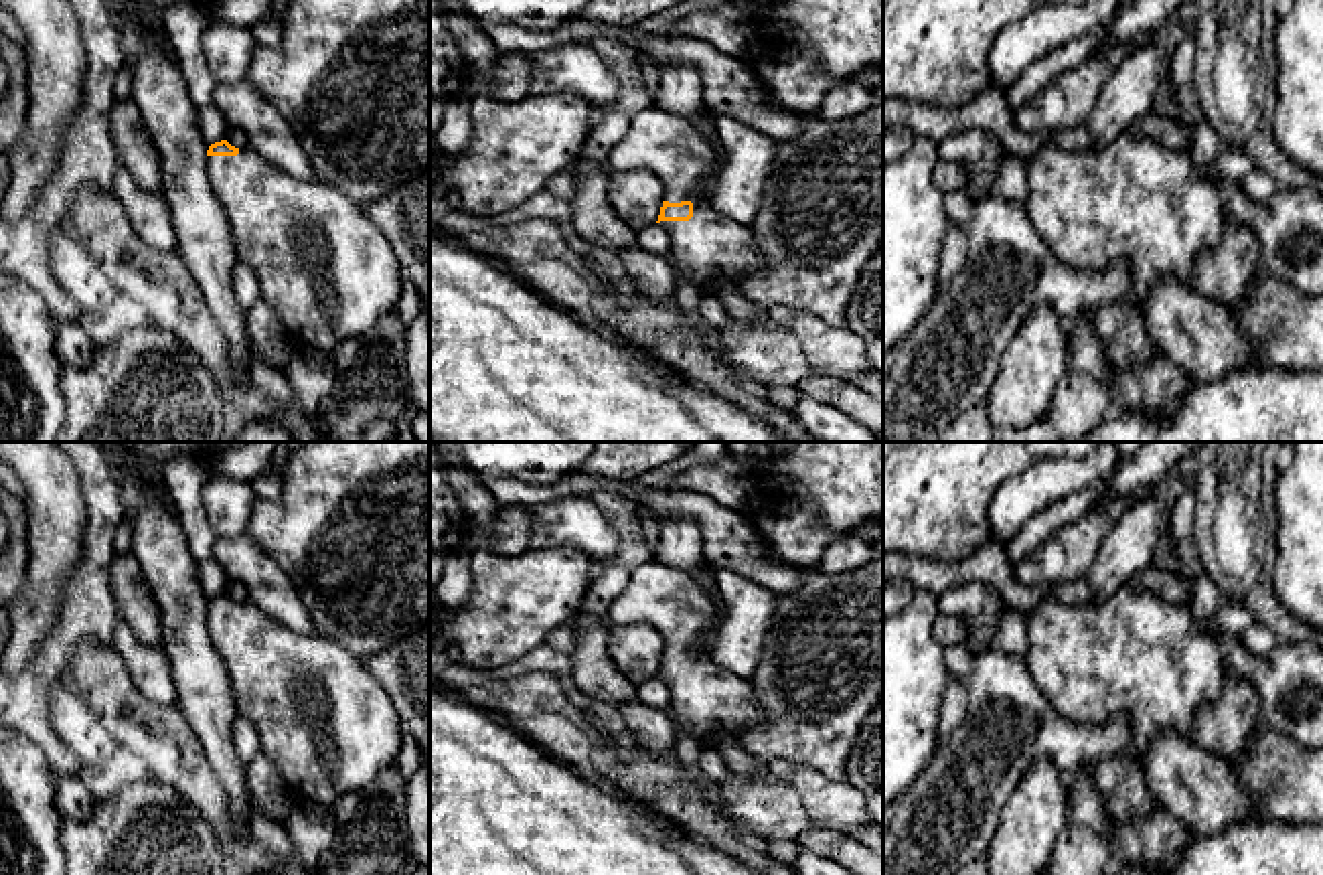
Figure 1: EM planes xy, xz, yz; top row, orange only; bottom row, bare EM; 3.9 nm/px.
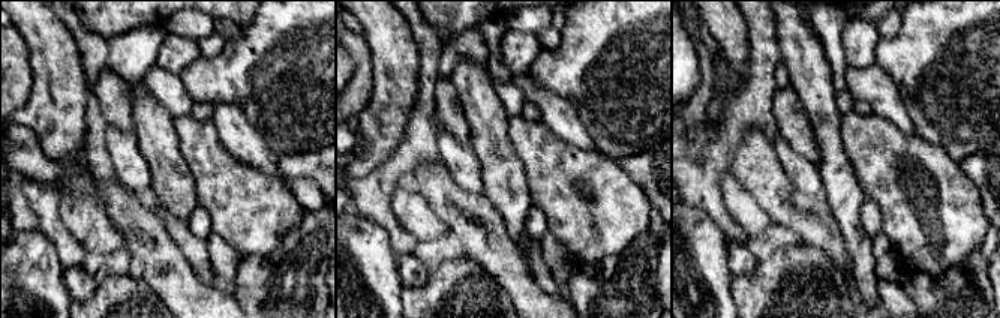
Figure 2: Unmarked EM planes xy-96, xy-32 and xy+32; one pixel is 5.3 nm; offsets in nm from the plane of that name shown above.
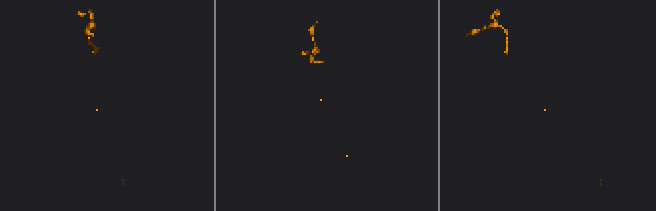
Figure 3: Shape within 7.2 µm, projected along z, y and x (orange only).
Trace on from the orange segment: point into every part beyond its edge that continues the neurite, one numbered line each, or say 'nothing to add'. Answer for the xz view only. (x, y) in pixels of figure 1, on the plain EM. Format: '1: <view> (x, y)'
1: xz (710, 699)

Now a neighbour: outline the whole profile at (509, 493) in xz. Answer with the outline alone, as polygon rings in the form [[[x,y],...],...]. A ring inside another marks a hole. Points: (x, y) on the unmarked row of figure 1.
[[[573,472],[551,486],[525,484],[513,478],[484,478],[500,506],[545,504],[561,496],[588,496],[598,488],[612,486],[610,480]]]

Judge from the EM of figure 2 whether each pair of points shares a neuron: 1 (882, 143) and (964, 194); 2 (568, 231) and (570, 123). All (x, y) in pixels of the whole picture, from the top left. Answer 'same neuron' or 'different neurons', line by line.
1: same neuron
2: different neurons

